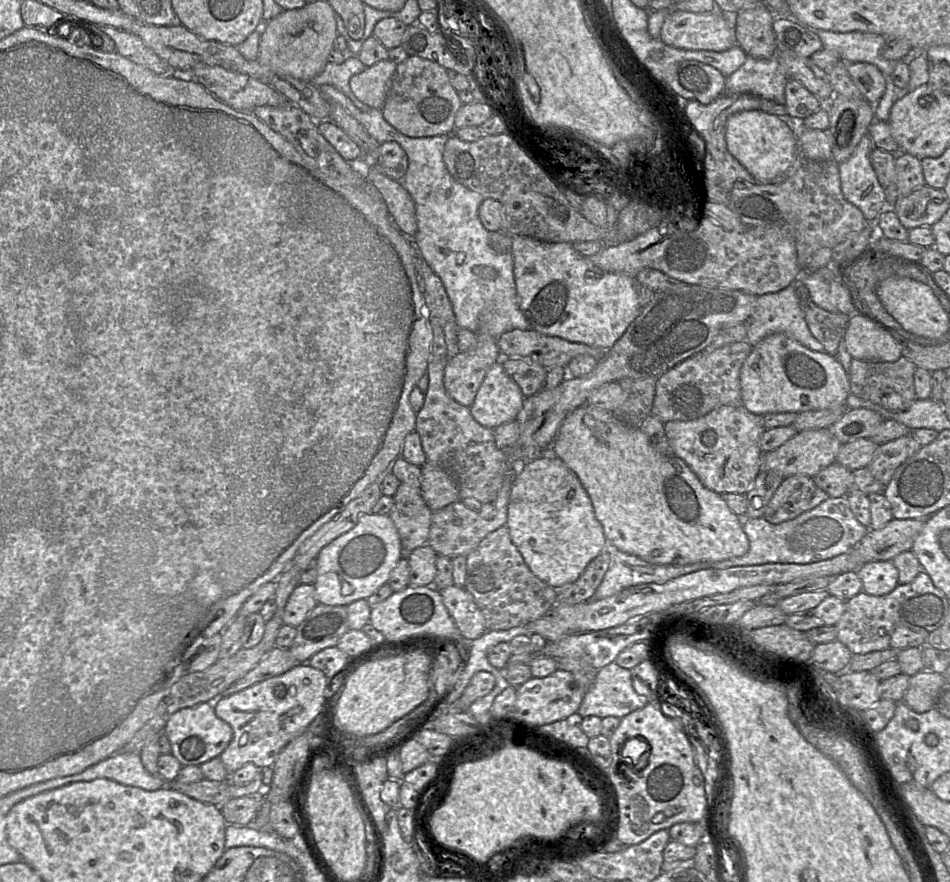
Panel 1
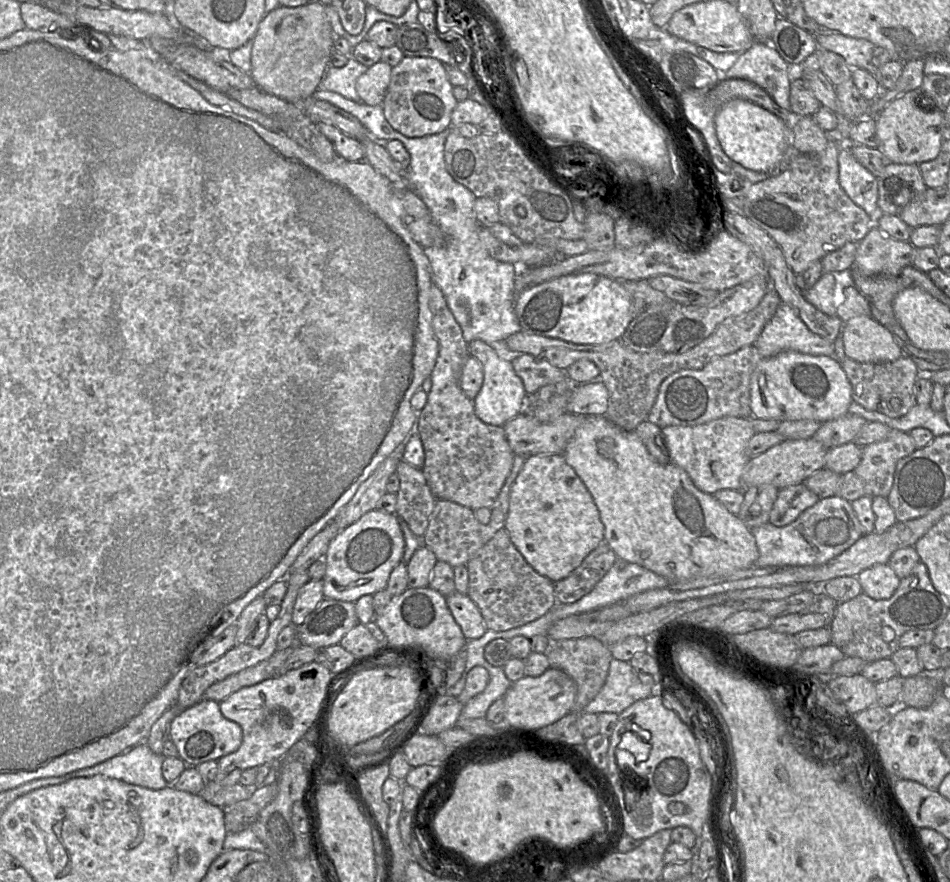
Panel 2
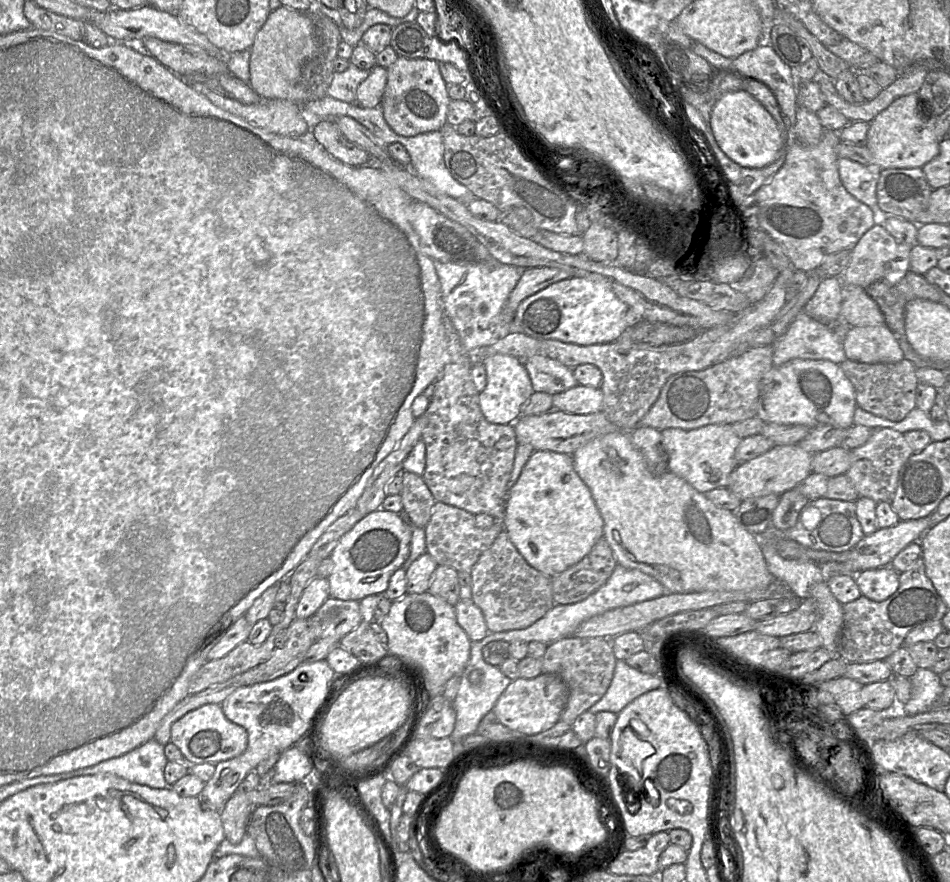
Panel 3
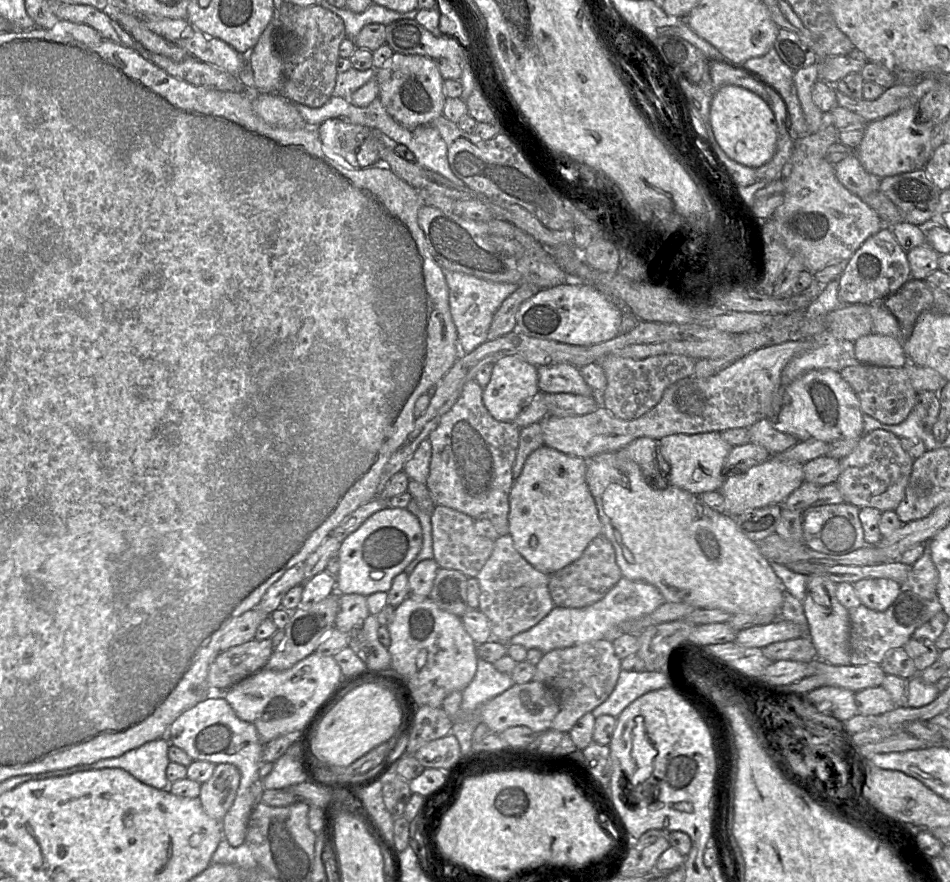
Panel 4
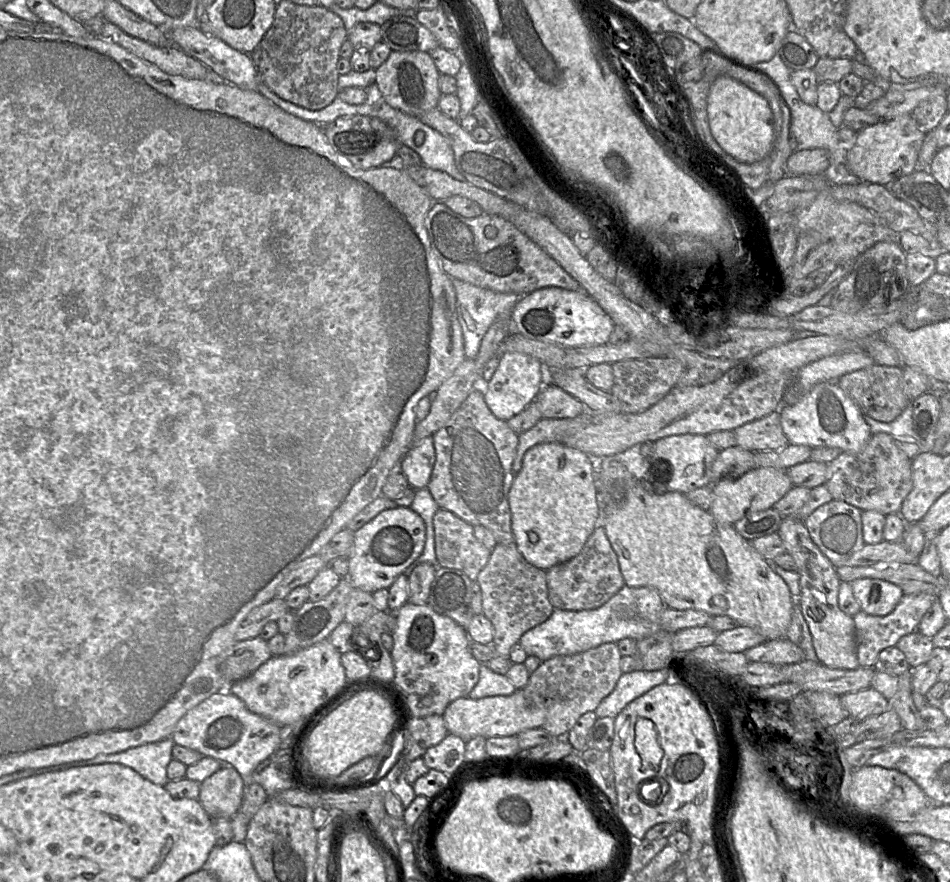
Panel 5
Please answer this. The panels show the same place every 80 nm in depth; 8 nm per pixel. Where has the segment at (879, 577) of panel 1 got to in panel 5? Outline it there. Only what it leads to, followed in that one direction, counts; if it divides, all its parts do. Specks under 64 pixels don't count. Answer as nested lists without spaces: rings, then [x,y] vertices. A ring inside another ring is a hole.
[[[860,578],[851,586],[861,610],[874,616],[891,613],[904,595],[899,586],[882,579]]]

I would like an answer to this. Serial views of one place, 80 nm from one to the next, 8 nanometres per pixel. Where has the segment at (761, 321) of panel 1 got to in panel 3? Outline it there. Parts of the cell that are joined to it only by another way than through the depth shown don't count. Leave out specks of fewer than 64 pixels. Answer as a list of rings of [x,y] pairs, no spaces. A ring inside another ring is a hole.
[[[805,312],[799,313],[785,334],[772,345],[773,366],[781,366],[793,359],[829,360],[840,365],[847,357],[842,338],[832,328],[835,325],[819,322]]]

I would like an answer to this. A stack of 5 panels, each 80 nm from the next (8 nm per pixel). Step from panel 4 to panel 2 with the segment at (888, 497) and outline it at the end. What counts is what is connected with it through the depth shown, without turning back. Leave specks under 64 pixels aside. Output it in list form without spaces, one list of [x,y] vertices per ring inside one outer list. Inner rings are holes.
[[[891,429],[884,440],[863,446],[861,460],[853,471],[865,482],[866,496],[887,498],[898,462],[916,449],[909,433],[896,429]]]

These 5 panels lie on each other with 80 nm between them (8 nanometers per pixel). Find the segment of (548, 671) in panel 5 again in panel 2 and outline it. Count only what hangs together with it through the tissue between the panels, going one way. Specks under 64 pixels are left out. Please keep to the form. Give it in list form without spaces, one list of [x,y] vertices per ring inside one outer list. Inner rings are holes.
[[[582,637],[550,641],[546,651],[550,667],[558,668],[567,673],[576,683],[577,694],[570,712],[583,712],[583,709],[595,698],[603,687],[612,661],[612,653],[609,646],[604,645],[596,637]]]

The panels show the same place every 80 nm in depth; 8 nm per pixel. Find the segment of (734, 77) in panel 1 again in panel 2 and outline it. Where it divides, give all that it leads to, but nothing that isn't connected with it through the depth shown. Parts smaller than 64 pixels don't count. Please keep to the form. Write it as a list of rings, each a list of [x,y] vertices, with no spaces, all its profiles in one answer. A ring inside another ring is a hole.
[[[754,41],[752,45],[739,54],[735,64],[721,78],[741,77],[753,81],[765,90],[781,107],[790,110],[790,83],[793,79],[790,66],[780,57],[769,42]]]

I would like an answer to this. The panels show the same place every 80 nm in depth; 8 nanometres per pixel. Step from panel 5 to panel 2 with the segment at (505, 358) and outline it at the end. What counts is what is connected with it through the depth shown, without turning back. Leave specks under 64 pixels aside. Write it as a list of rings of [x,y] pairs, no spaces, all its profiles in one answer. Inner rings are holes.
[[[484,341],[469,342],[468,351],[483,367],[482,387],[473,400],[475,415],[485,424],[503,426],[525,409],[526,392],[522,380],[516,375],[511,362],[500,358],[496,350]]]

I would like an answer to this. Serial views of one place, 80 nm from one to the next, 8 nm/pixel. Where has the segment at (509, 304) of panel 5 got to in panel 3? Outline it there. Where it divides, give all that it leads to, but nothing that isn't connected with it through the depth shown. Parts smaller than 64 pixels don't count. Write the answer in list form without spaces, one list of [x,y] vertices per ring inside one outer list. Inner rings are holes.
[[[496,259],[469,264],[434,261],[434,264],[441,284],[445,314],[450,318],[466,351],[474,352],[513,332],[513,321],[502,320],[502,310],[526,268],[502,264]]]

